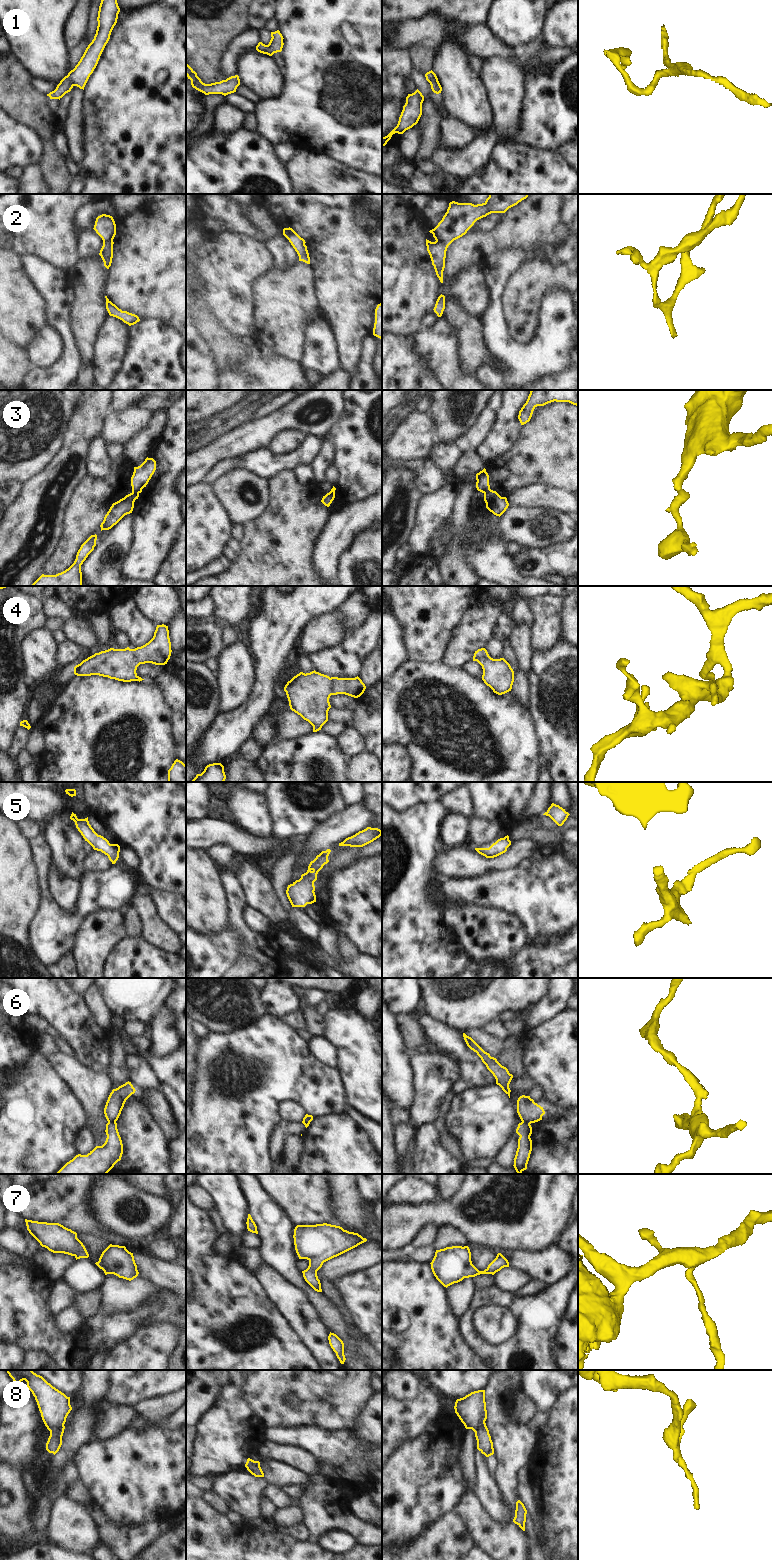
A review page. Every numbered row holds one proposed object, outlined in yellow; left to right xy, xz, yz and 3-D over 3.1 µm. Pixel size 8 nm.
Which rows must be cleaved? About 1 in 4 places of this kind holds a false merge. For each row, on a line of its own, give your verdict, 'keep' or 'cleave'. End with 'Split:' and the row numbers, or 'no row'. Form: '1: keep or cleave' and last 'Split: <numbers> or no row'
1: keep
2: cleave
3: cleave
4: keep
5: keep
6: cleave
7: keep
8: cleave
Split: 2, 3, 6, 8

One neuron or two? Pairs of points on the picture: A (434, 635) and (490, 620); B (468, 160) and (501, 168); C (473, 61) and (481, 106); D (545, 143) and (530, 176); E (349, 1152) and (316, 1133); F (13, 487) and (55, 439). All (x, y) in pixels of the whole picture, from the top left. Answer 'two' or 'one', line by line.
A: two
B: two
C: two
D: two
E: one
F: two

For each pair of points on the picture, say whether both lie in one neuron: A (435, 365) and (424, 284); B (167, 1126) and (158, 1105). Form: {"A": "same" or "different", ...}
{"A": "different", "B": "same"}

